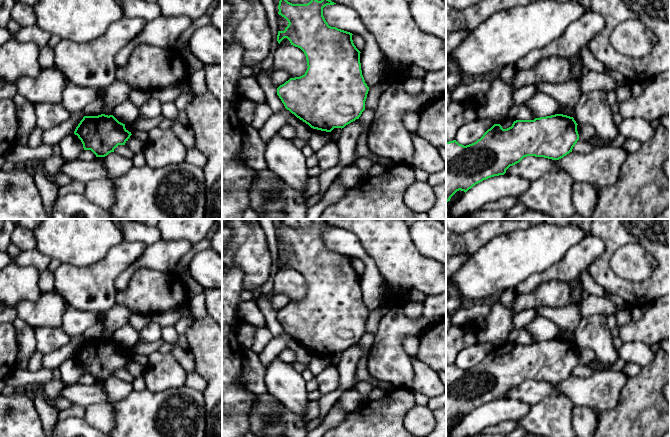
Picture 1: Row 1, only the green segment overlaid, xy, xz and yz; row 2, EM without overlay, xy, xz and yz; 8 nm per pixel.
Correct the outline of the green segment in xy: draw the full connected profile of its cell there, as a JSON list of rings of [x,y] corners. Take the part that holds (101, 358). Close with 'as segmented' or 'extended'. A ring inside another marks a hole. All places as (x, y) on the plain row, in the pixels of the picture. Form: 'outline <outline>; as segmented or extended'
outline [[[113,339],[84,340],[74,358],[96,381],[105,381],[118,369],[125,369],[132,359]]]; as segmented

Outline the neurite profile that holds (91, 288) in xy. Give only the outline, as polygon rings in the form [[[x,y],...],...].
[[[124,240],[111,248],[105,258],[96,264],[77,267],[61,263],[54,272],[54,291],[65,299],[67,306],[95,314],[106,312],[116,304],[114,287],[116,278],[136,262],[146,248],[141,242]]]

